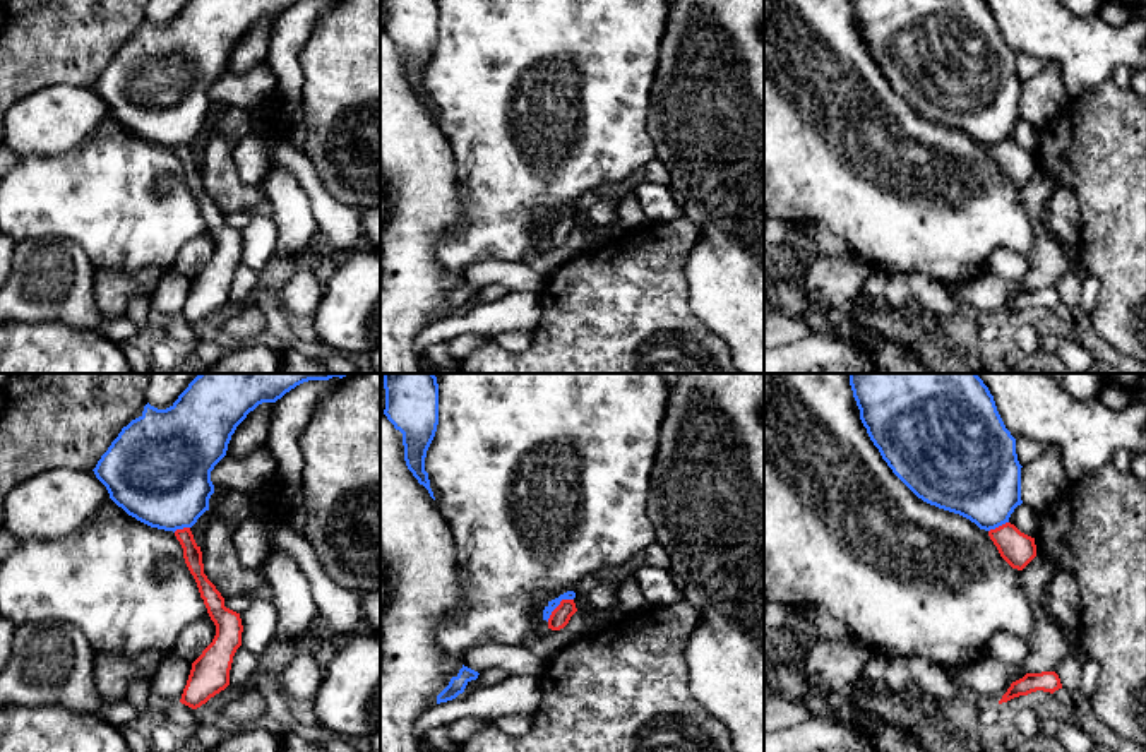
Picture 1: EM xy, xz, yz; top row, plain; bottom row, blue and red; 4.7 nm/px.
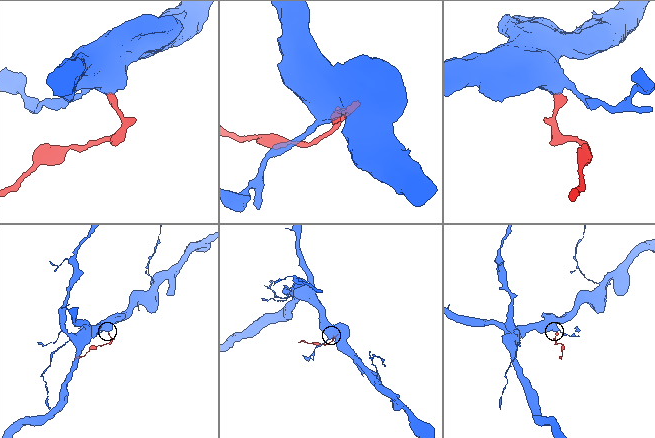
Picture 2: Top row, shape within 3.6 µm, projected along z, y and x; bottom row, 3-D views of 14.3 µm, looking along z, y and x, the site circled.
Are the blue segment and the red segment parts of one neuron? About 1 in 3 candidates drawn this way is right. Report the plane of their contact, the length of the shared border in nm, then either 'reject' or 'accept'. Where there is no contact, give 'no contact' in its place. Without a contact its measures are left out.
xz | 170 nm | reject

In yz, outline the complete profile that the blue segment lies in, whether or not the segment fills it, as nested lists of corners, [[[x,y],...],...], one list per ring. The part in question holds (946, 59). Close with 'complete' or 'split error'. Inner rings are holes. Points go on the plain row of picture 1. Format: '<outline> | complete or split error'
[[[850,0],[860,36],[892,89],[923,118],[959,130],[980,146],[1009,139],[1021,116],[1016,55],[1006,45],[985,0]]] | complete

